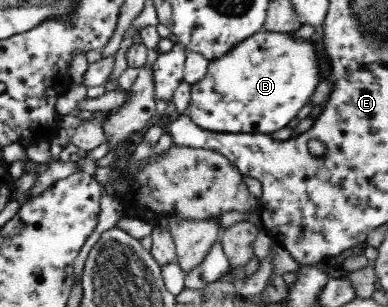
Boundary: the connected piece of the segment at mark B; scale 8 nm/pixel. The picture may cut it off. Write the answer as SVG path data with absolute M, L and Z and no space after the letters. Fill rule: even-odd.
M260 31L248 37L218 59L210 60L206 77L191 84L192 101L188 114L200 128L210 132L239 134L269 134L287 127L298 115L298 111L310 103L318 84L326 78L327 69L323 57L318 56L312 41L294 39L289 33L270 33Z

